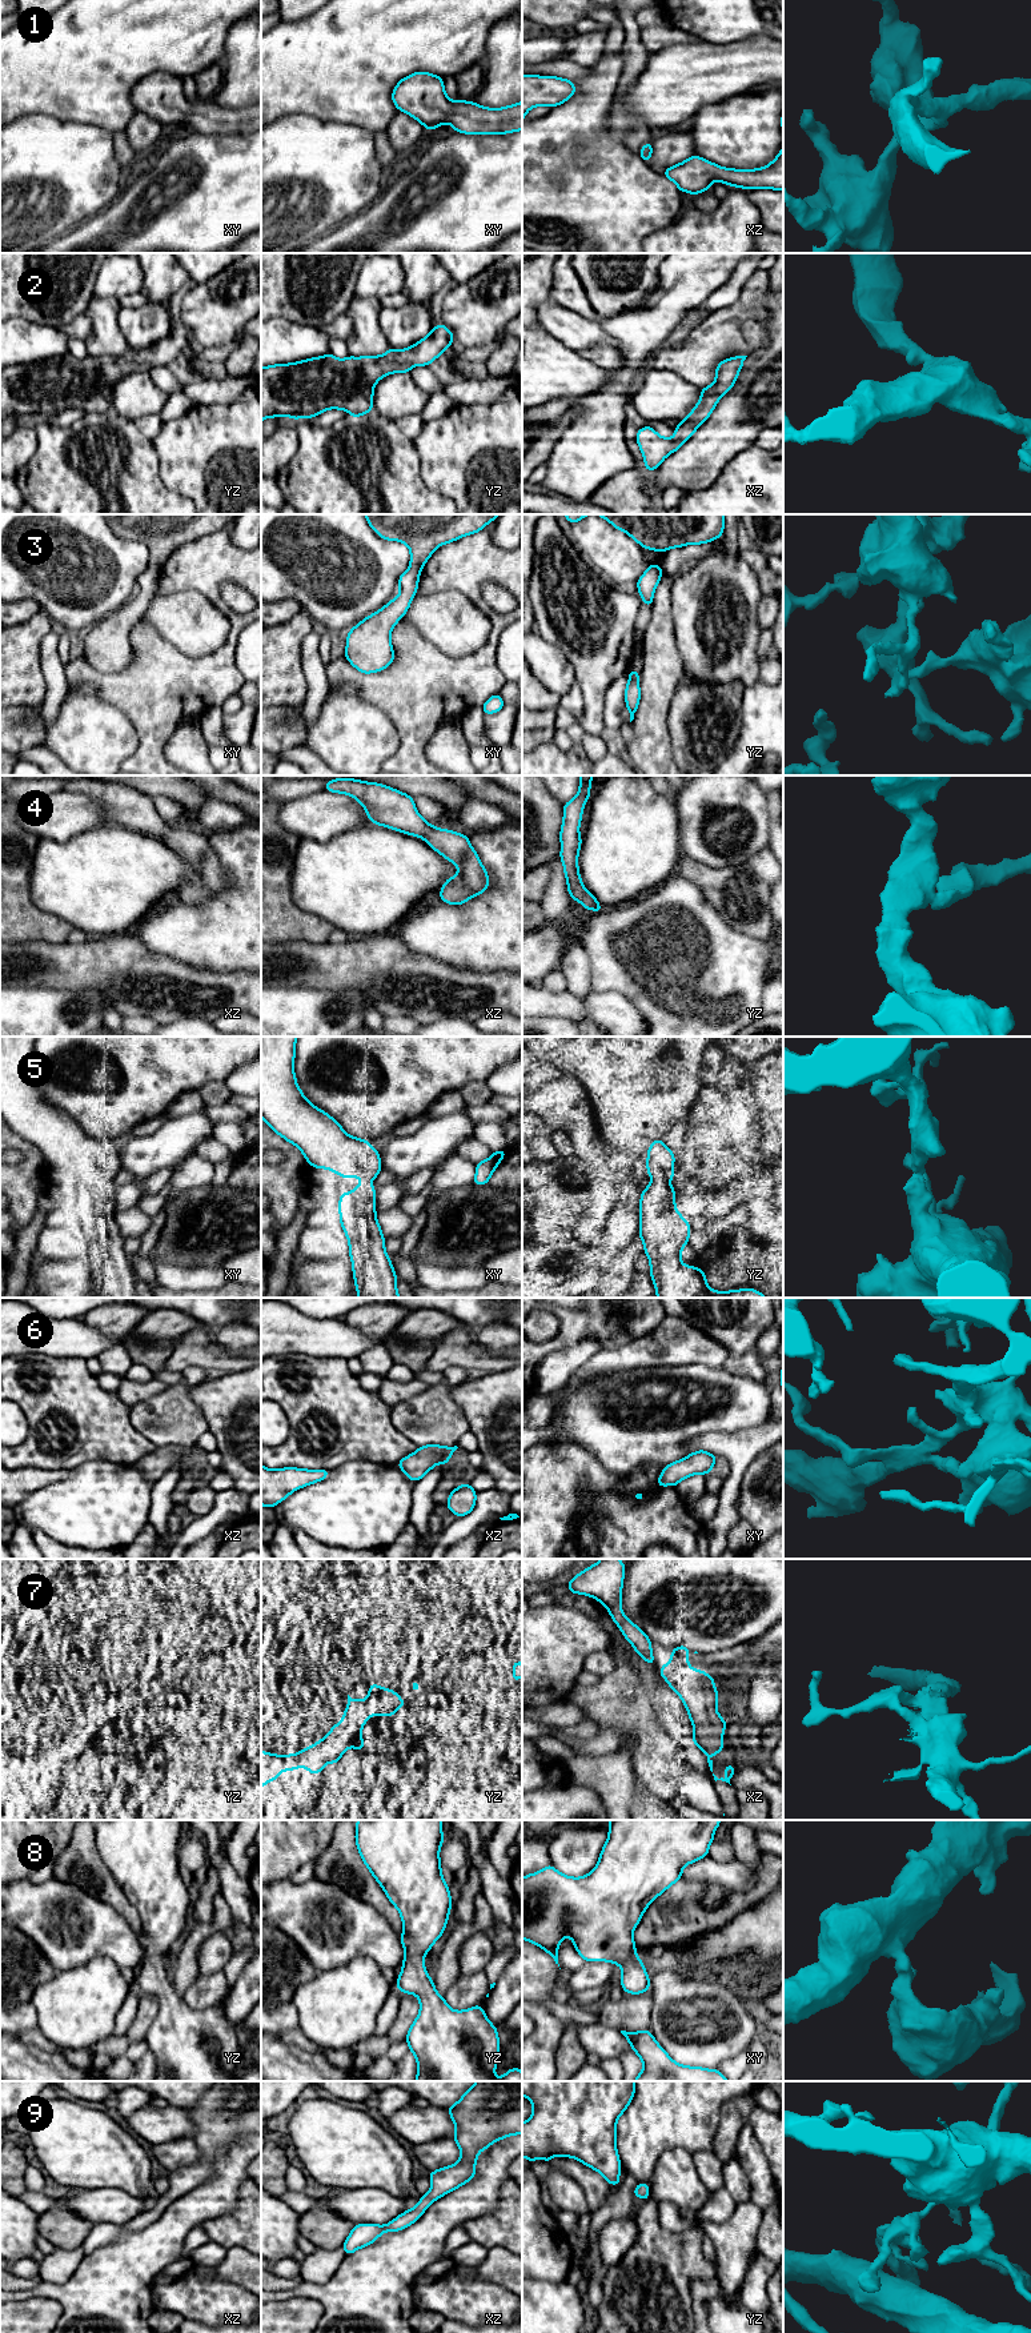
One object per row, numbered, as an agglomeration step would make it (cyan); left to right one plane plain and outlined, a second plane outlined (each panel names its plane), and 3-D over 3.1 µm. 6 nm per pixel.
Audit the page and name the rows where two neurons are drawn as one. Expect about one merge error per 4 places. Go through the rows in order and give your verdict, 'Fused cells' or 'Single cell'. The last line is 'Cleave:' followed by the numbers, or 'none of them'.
1: Single cell
2: Single cell
3: Single cell
4: Single cell
5: Single cell
6: Single cell
7: Single cell
8: Single cell
9: Single cell
Cleave: none of them

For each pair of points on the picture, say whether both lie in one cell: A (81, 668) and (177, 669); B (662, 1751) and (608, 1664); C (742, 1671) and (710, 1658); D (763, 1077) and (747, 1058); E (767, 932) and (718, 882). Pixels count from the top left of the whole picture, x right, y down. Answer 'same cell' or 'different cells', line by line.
A: same cell
B: different cells
C: different cells
D: different cells
E: same cell

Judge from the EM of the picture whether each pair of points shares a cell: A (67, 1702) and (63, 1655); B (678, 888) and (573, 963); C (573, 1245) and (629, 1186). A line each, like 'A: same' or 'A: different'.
A: different
B: different
C: same

